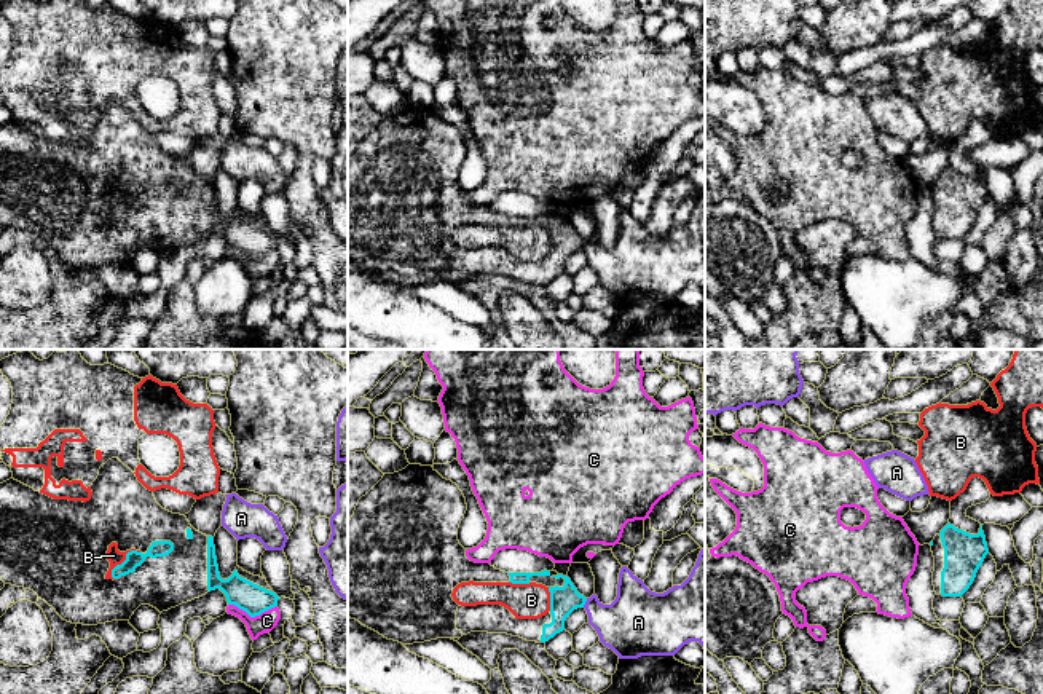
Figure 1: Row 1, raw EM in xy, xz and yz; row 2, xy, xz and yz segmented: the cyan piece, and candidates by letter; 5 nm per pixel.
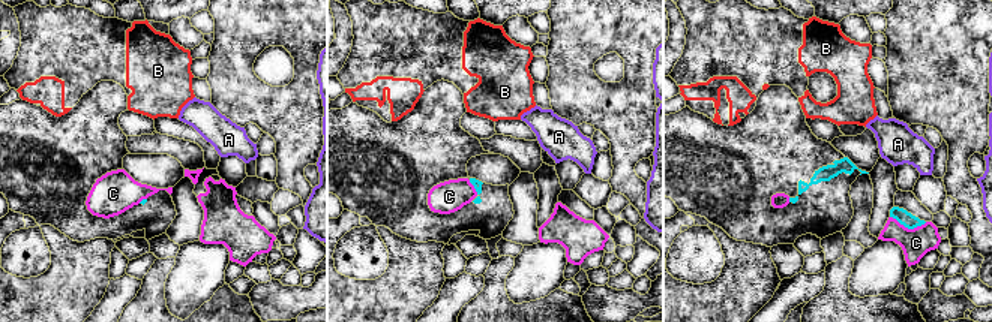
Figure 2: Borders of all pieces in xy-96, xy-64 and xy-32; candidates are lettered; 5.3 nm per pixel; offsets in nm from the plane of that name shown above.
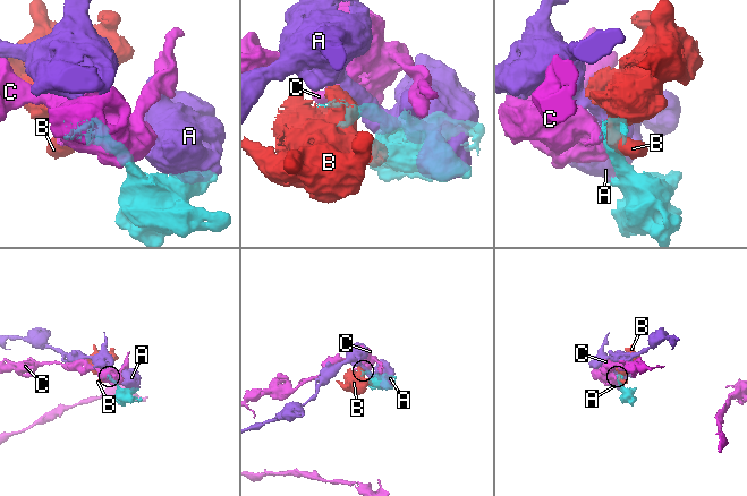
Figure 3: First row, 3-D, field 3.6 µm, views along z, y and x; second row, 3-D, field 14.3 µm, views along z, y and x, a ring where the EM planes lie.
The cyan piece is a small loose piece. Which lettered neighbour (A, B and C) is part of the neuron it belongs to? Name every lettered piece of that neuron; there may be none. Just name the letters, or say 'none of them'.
none of them

